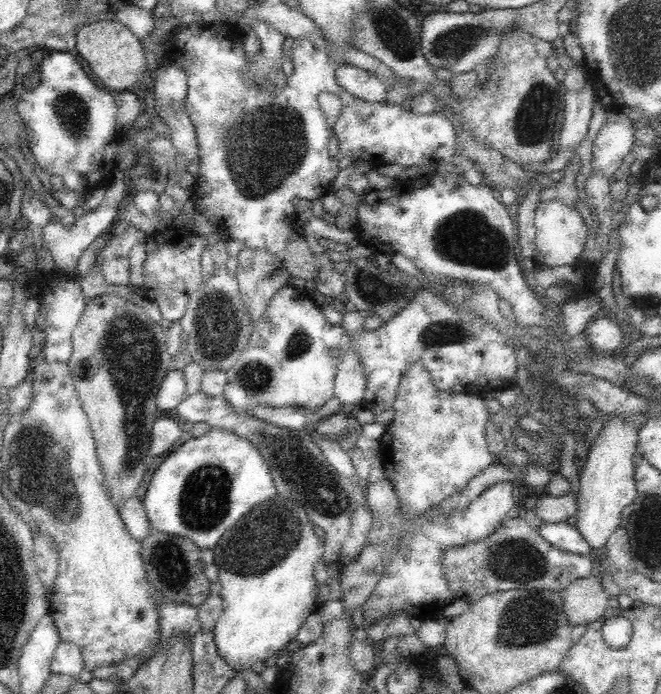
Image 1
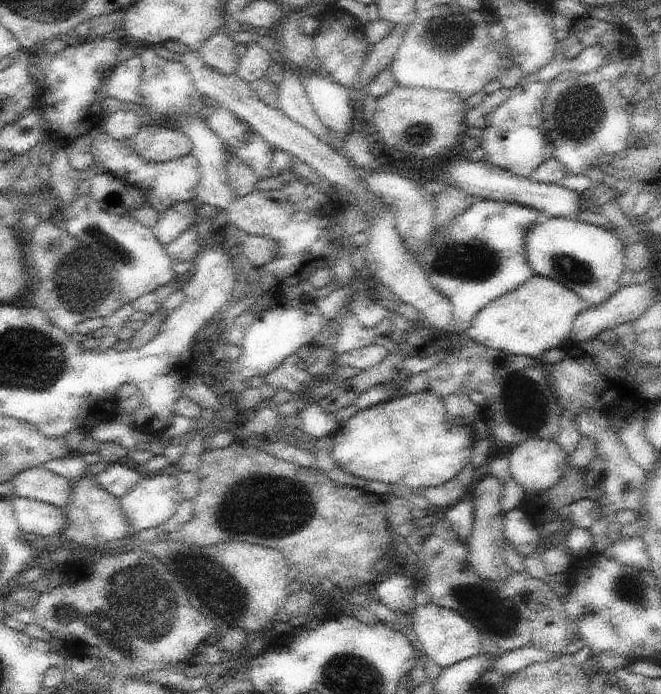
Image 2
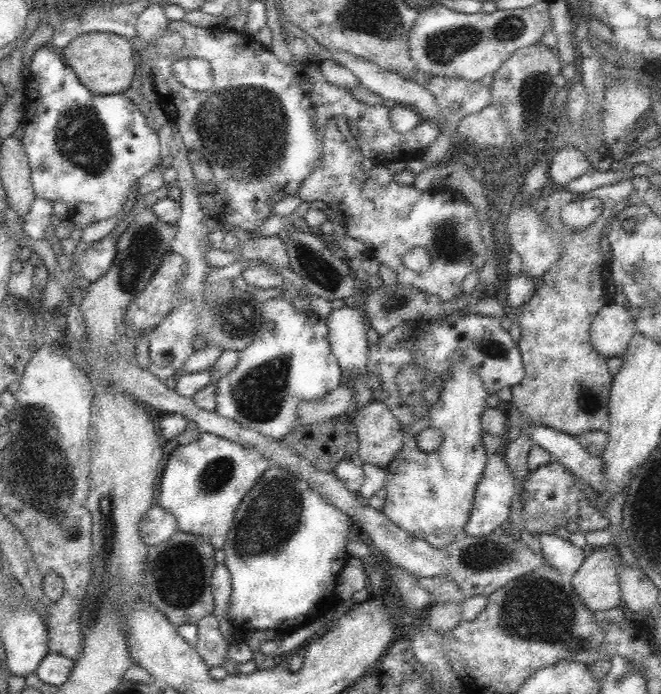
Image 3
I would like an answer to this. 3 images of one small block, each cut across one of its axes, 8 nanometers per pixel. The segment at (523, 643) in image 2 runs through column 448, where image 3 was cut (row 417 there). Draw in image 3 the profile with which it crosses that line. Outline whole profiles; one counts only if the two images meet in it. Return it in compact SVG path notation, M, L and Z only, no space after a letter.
M624 179L616 184L601 186L590 191L590 196L602 199L603 209L600 216L590 226L582 230L566 233L563 240L563 255L552 265L542 277L542 285L538 286L533 297L520 308L512 312L512 317L522 328L522 336L517 346L524 362L525 376L520 384L514 385L512 389L512 400L510 405L518 407L521 413L523 427L518 437L510 441L505 453L505 461L514 478L515 496L512 498L509 510L509 522L511 528L524 530L526 520L523 511L522 493L524 493L524 482L530 474L528 469L528 455L533 447L530 438L530 429L537 426L552 427L558 432L576 437L586 430L603 430L609 422L609 393L613 376L607 368L608 358L601 356L593 350L590 339L590 328L598 311L606 305L606 294L604 294L604 281L602 279L602 268L604 268L604 256L600 253L600 238L604 234L604 225L608 218L614 217L612 208L632 192L632 183Z

